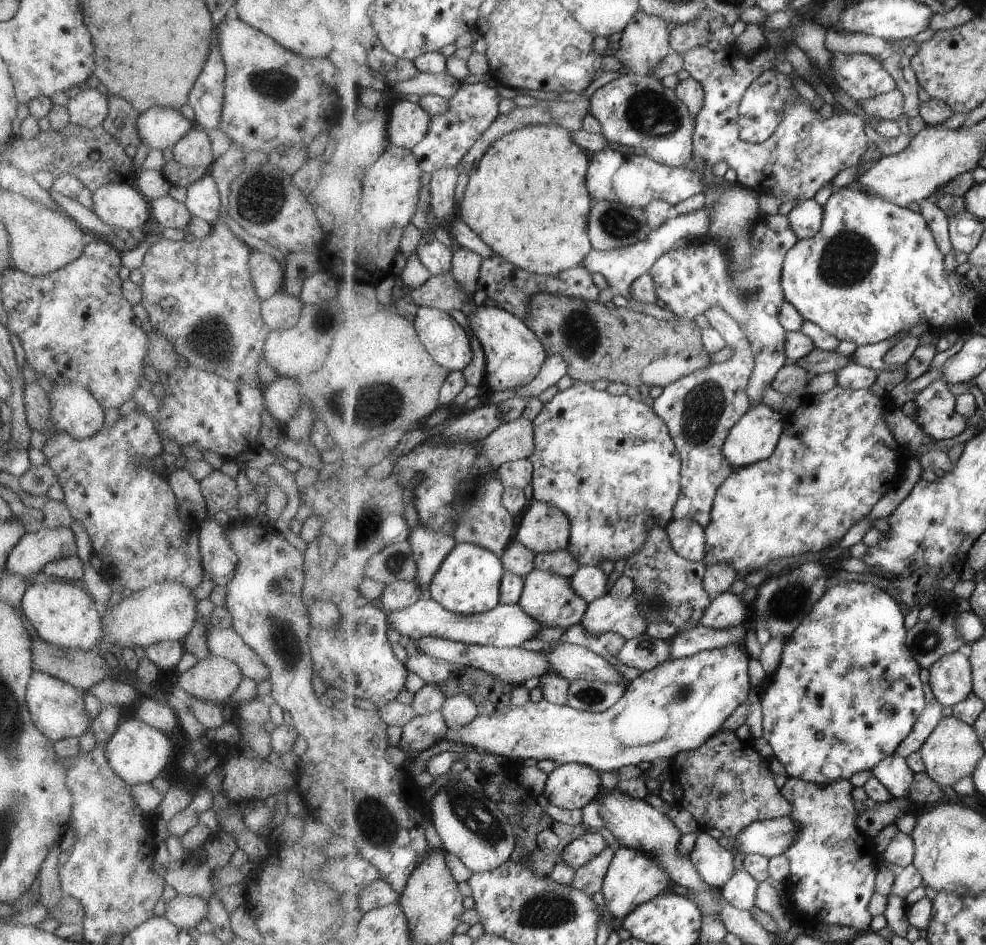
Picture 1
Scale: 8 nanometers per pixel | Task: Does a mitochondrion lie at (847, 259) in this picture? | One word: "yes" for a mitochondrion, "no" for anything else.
yes

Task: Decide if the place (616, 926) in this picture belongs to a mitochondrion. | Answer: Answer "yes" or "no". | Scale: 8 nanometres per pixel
no

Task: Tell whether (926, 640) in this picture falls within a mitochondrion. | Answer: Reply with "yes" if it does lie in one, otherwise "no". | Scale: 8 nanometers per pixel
yes

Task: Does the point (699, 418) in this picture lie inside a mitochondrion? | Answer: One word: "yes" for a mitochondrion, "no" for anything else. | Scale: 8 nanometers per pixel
yes

